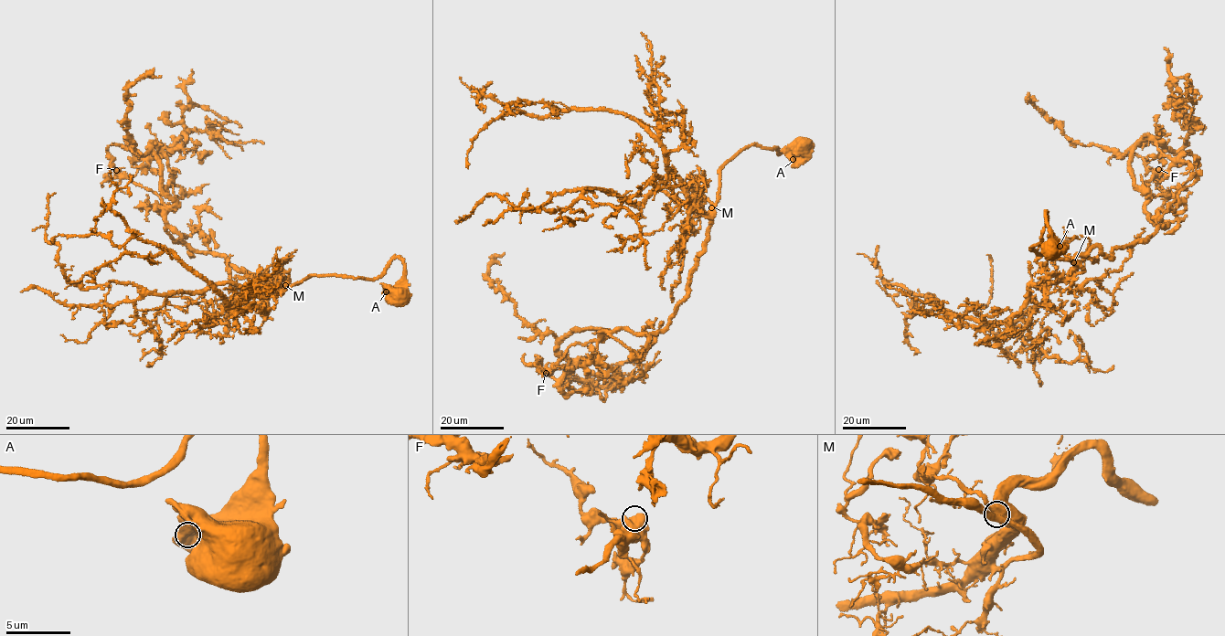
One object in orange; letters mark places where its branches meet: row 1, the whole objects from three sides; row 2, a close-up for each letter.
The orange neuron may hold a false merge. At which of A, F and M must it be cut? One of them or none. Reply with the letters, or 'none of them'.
none of them

